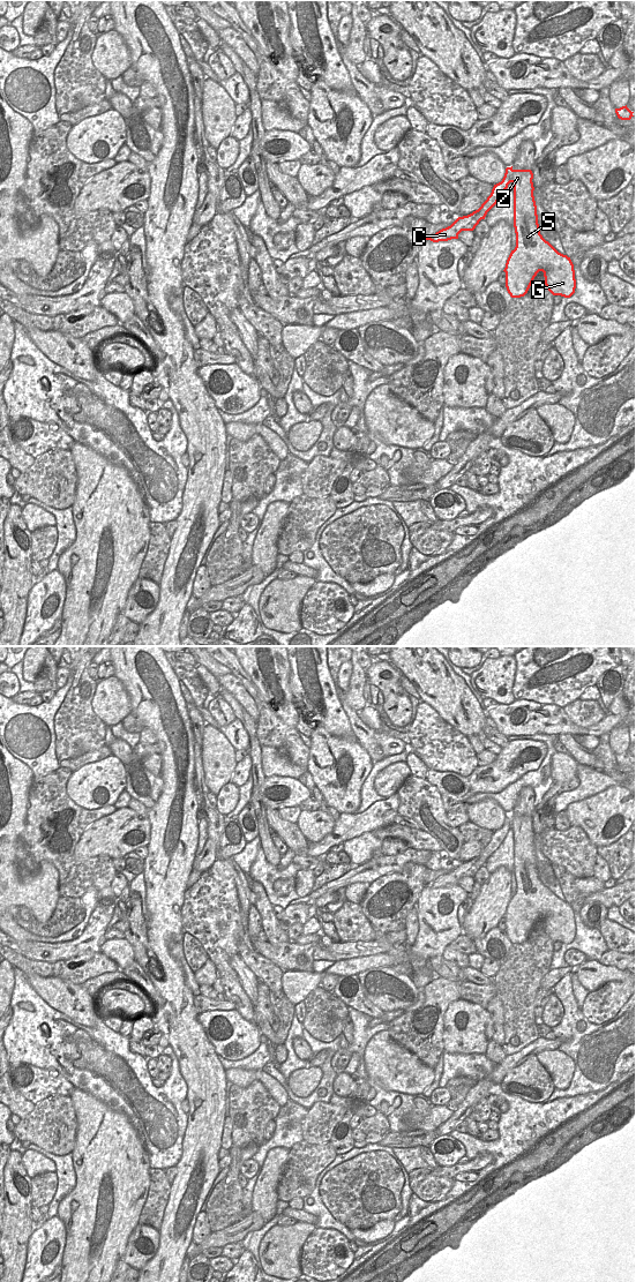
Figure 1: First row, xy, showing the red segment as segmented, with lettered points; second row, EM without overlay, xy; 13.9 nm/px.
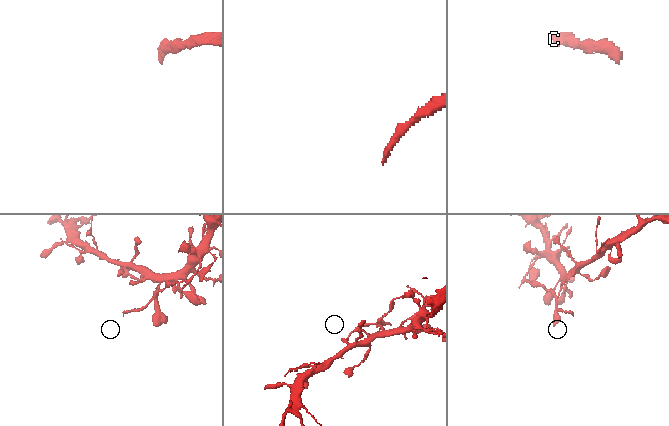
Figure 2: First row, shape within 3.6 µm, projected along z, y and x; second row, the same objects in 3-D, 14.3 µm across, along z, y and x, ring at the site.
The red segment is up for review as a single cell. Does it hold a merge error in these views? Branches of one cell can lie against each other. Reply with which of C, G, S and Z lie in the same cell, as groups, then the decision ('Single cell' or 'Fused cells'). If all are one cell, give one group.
Groups: C / G S Z. Fused cells.

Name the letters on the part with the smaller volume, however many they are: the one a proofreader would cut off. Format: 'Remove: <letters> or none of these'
Remove: C

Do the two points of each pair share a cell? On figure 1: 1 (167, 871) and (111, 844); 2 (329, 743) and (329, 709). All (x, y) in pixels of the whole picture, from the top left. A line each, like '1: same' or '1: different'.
1: different
2: different

